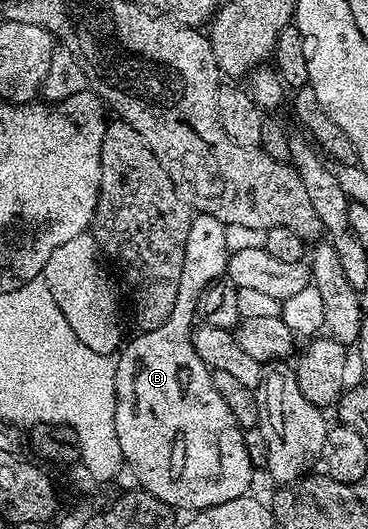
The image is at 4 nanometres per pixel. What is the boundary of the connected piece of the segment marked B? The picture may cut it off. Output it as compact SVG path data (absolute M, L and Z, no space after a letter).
M198 213L191 218L188 241L184 245L184 269L180 269L180 293L176 293L176 305L172 305L168 321L151 331L135 334L135 339L131 343L129 340L116 355L114 424L125 466L134 470L144 490L185 513L207 511L209 507L224 505L224 501L247 494L256 471L248 457L243 428L239 427L236 417L232 417L232 409L224 405L224 397L216 393L213 374L206 363L200 361L192 334L200 293L209 283L226 275L226 263L232 254L232 247L226 242L226 224L216 221L216 217Z

